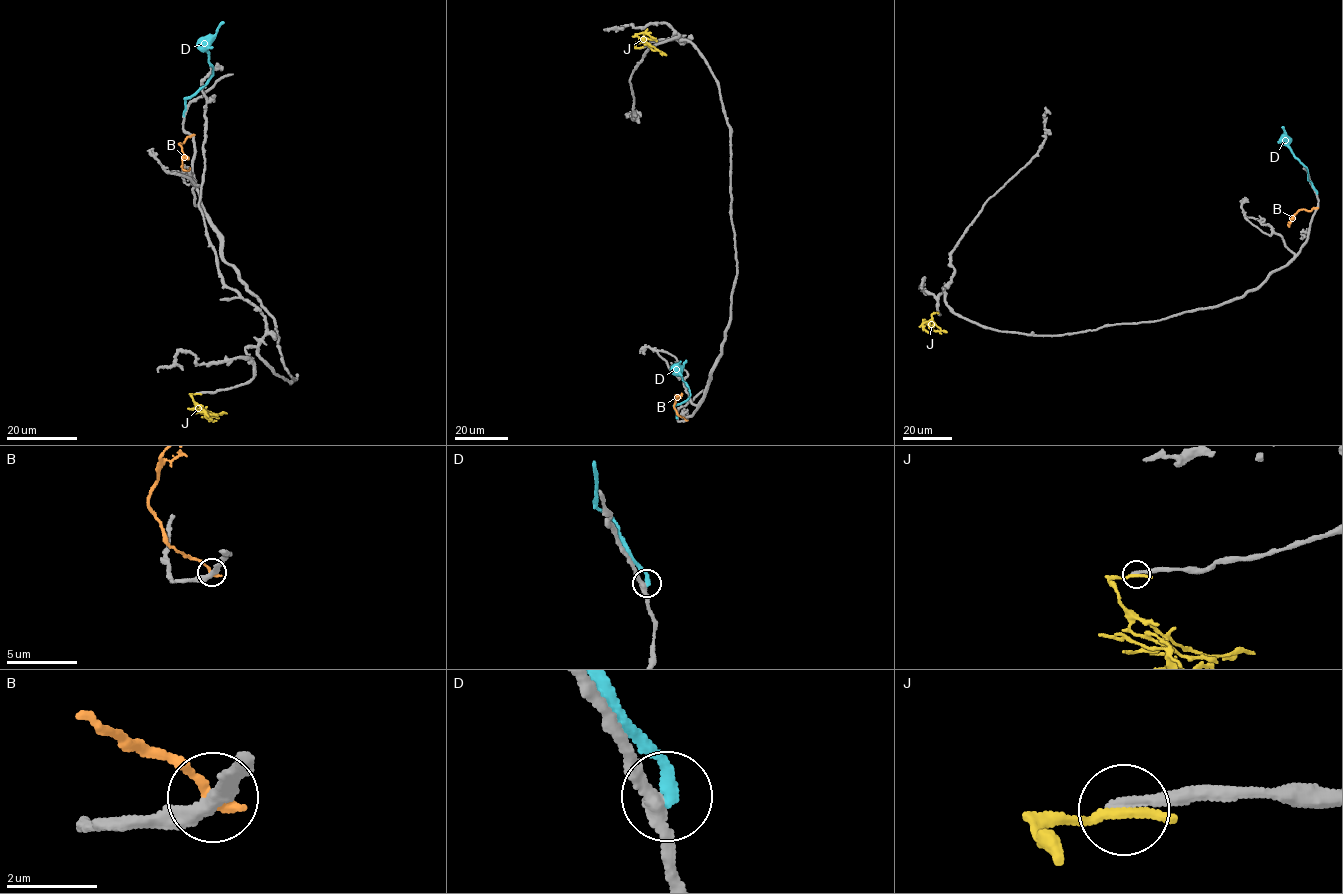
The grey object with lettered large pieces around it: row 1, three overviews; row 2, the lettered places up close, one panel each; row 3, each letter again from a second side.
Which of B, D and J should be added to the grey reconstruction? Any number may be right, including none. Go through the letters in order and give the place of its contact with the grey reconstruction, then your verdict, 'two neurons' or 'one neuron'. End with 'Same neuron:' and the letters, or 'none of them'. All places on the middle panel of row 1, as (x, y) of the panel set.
B: meets grey at (685, 420); two neurons
D: meets grey at (677, 418); two neurons
J: meets grey at (640, 47); two neurons
Same neuron: none of them

